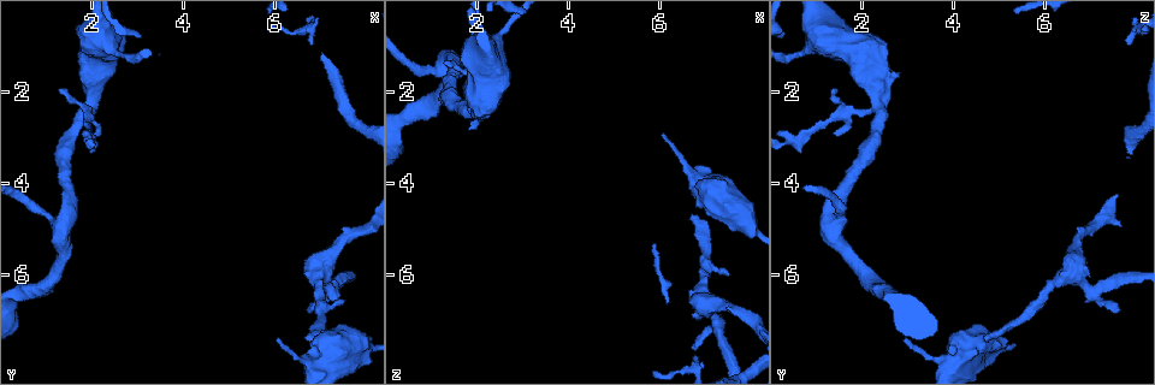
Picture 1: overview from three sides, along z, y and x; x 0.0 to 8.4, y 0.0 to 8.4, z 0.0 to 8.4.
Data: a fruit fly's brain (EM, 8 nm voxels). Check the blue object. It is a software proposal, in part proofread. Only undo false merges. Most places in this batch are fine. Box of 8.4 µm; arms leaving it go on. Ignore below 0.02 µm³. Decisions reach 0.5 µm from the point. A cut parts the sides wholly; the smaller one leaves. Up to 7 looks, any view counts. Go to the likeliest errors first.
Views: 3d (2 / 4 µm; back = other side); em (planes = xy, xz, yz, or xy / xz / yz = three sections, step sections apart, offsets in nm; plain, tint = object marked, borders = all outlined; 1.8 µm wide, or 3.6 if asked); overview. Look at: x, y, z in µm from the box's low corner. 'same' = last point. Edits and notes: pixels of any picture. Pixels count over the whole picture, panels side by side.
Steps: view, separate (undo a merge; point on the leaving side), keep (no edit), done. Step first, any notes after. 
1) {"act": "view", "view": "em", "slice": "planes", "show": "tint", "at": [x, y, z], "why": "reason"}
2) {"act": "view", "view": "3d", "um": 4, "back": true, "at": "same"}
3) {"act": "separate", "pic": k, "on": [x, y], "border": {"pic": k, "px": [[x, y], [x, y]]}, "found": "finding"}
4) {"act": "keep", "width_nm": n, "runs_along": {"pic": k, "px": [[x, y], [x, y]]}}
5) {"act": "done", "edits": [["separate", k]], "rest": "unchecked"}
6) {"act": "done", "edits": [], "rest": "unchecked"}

{"act": "view", "view": "em", "slice": "xy", "step": 8, "show": "tint", "at": [1.95, 2.35, 2.40], "why": "thin arm on a thick one"}

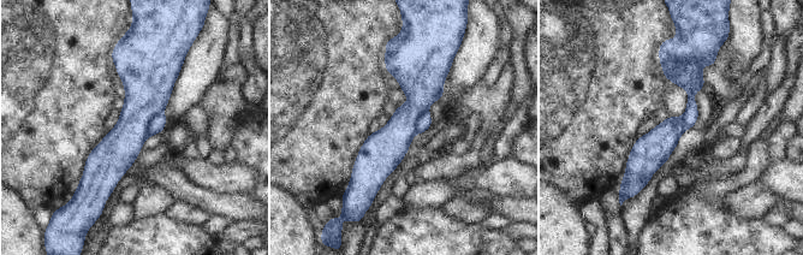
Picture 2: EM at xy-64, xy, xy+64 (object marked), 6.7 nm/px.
{"act": "view", "view": "em", "slice": "planes", "show": "tint", "at": "same"}

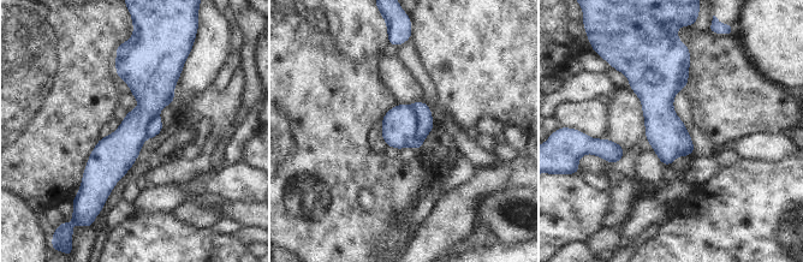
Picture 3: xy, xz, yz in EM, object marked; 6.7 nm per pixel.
{"act": "keep", "found": "one neuron here"}

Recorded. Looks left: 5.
{"act": "view", "view": "em", "um": 3.6, "slice": "planes", "show": "tint", "at": [6.95, 6.05, 6.40], "why": "thick turns thin"}

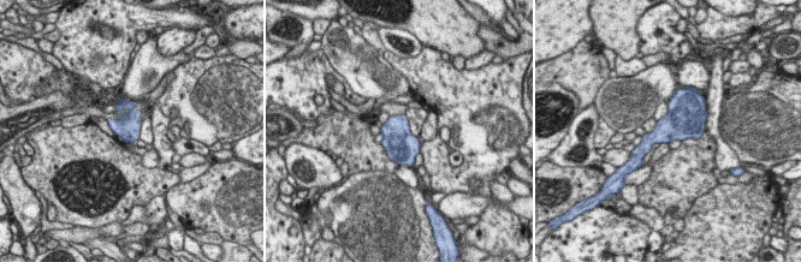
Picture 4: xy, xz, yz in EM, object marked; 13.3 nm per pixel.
{"act": "keep", "found": "continuous, no second neuron"}

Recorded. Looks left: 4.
{"act": "view", "view": "em", "um": 3.6, "slice": "xy", "step": 4, "show": "tint", "at": [2.40, 1.00, 0.95], "why": "calibre changes"}

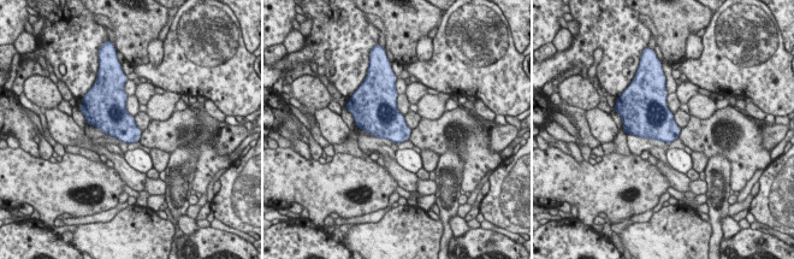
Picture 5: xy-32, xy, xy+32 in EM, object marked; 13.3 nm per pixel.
{"act": "keep", "found": "all the same neuron"}

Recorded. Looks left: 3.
{"act": "done", "edits": [], "rest": "unchecked"}

